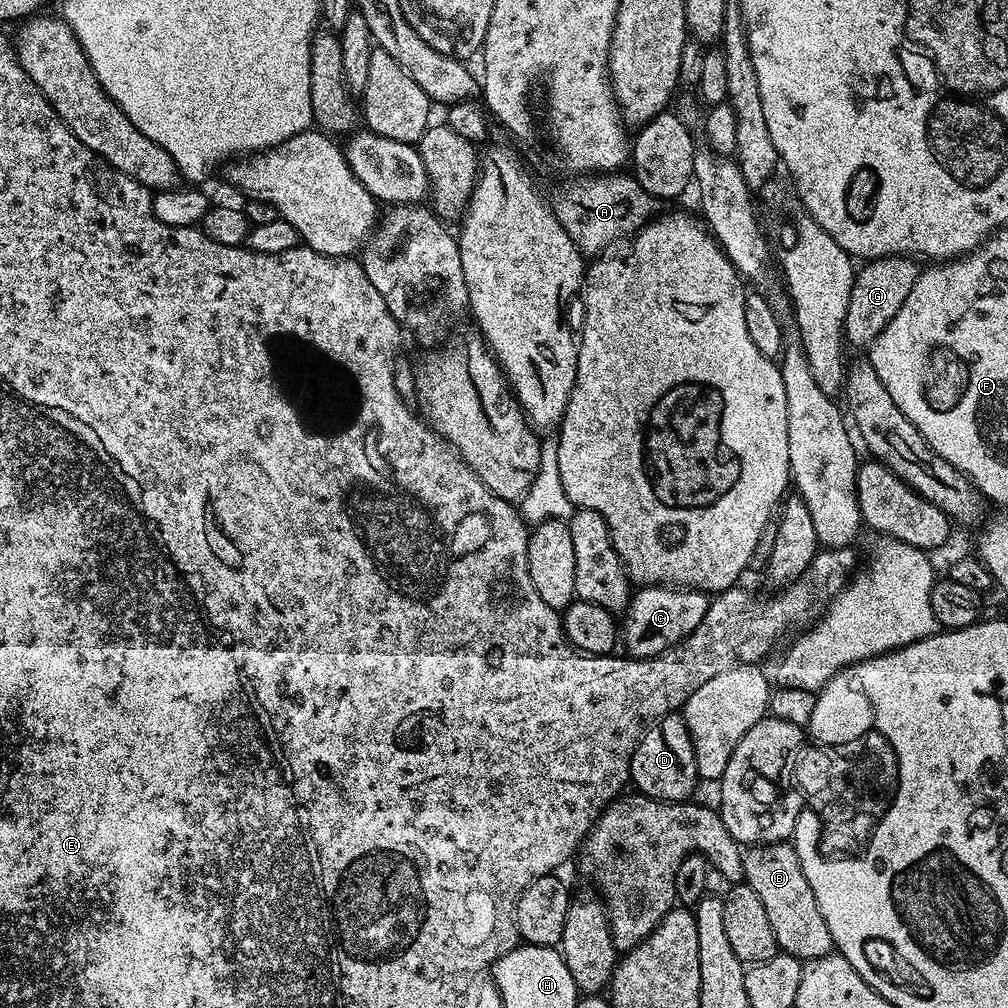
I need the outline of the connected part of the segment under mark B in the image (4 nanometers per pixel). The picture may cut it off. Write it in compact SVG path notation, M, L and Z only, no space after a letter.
M791 843L761 844L752 846L743 853L743 883L749 884L762 898L762 907L766 909L766 918L770 918L770 926L774 930L777 945L787 955L795 956L801 962L817 960L819 956L827 956L833 951L832 935L826 926L826 918L822 918L822 910L818 910L818 902L814 898L814 890L810 890L810 882L806 882L806 874L802 874L802 862L798 862L798 854Z

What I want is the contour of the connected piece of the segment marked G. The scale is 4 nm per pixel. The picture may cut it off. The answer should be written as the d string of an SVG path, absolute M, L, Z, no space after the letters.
M883 256L859 265L852 278L850 290L850 306L844 319L844 338L849 345L867 349L882 334L882 330L902 310L910 290L914 290L914 282L918 282L922 268L911 256Z

